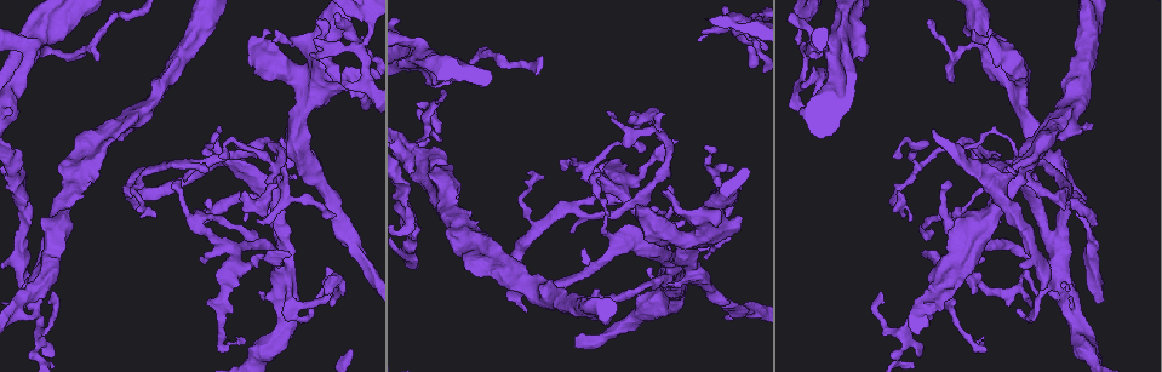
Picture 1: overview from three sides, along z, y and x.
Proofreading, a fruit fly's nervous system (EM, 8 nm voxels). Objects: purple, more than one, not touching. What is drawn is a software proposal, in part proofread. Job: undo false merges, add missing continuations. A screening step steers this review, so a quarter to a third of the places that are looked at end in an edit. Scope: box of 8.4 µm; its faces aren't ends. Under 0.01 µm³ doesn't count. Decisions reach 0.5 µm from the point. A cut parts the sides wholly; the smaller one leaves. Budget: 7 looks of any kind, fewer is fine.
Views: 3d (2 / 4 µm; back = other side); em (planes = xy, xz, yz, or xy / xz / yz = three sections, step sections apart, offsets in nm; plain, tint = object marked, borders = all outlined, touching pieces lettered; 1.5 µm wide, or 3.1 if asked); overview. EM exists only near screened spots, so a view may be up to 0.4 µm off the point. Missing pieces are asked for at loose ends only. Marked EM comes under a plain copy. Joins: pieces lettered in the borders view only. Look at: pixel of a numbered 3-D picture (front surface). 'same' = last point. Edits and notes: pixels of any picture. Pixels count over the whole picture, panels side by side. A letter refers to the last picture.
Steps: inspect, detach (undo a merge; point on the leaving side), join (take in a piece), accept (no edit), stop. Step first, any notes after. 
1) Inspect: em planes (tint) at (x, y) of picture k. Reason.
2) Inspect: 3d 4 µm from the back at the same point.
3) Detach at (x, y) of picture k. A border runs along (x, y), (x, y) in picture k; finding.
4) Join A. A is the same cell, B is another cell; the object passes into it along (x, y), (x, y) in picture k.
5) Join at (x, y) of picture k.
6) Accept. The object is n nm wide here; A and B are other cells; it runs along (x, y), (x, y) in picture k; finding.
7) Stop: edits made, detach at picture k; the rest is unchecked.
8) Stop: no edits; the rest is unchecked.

Inspect: 3d 4 µm at (957, 285) of picture 1.

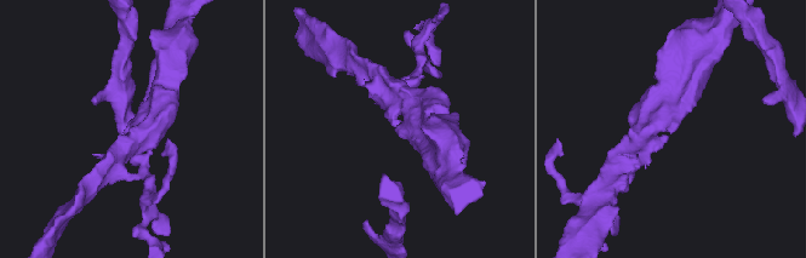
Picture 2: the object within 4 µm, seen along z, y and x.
Inspect: em yz step 4 (tint) at (397, 129) of picture 2.

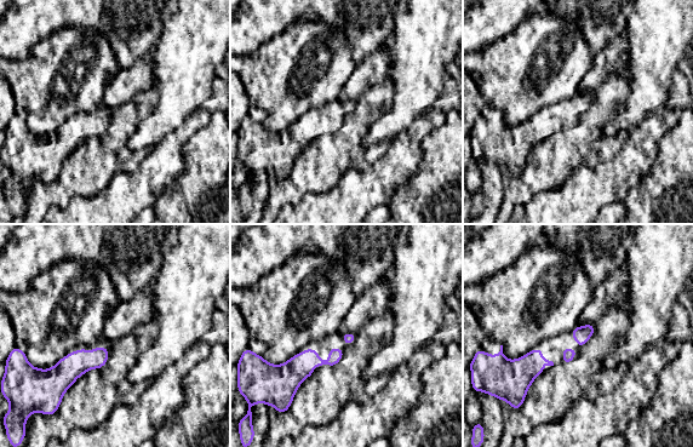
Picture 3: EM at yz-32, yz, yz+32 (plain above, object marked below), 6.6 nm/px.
Inspect: em yz step 4 (borders) at the same point. See the neighbours.

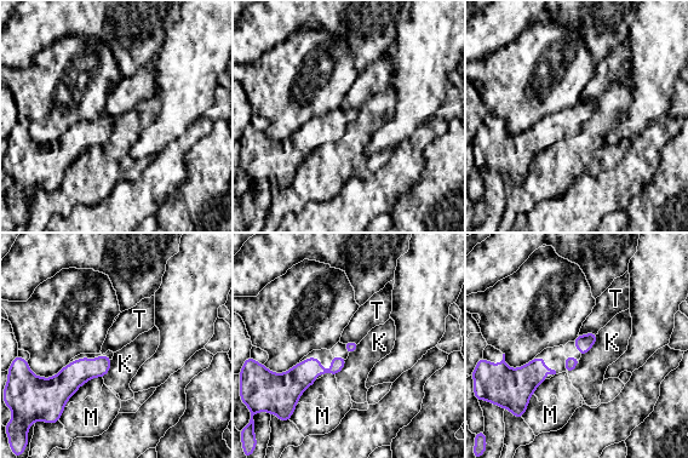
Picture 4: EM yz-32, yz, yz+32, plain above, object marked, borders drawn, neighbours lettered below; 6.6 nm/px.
Accept. K, M and T are other cells; a border runs along (598, 333), (594, 345), (582, 355) in picture 4; no lettered piece goes on from it.

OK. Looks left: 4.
Inspect: em planes (borders) at (1041, 289) of picture 1.

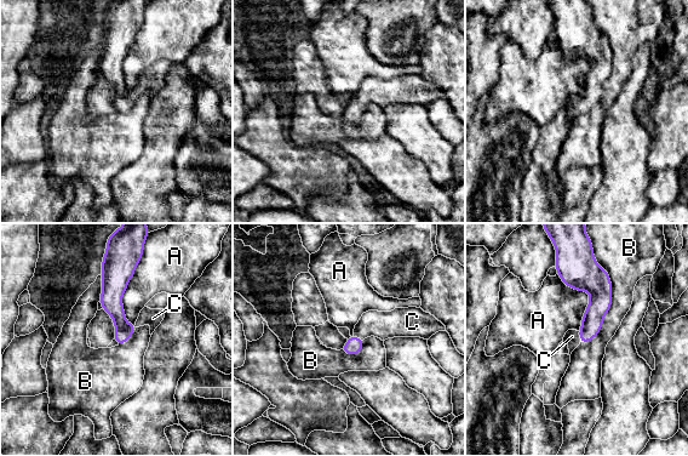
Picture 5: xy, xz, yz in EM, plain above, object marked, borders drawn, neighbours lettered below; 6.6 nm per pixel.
Join C. The longest contact is with B, 600 nm; C is the same cell, A and B are other cells; the object passes into it along (600, 305), (579, 336), (572, 336) in picture 5; the neuron continues.

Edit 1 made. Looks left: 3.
Inspect: em xy step 4 (tint) at (51, 291) of picture 1. An open end.

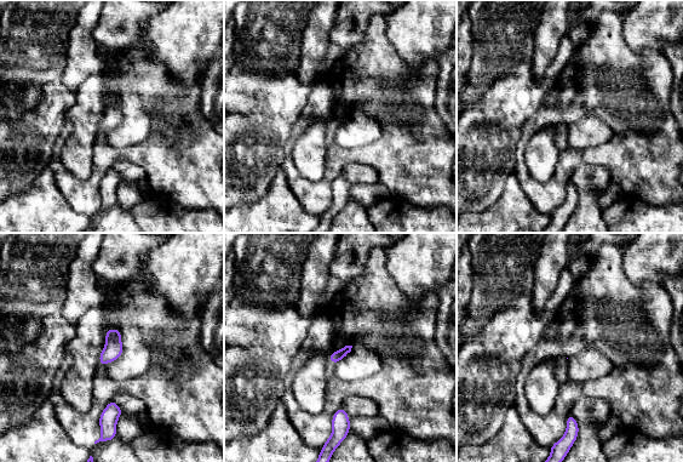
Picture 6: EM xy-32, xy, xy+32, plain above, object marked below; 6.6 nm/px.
Inspect: em planes (borders) at the same point.

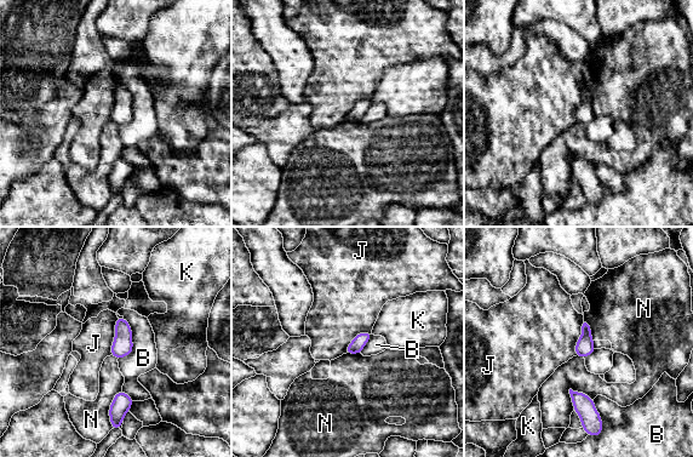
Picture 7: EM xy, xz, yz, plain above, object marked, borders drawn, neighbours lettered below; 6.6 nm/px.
Accept. The longest contact is with B, 300 nm; B, J, K and N are other cells; a border runs along (583, 318), (574, 355) in picture 7; none of them fits.

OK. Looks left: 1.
Stop: edits made, join at picture 5; the rest is unchecked.

